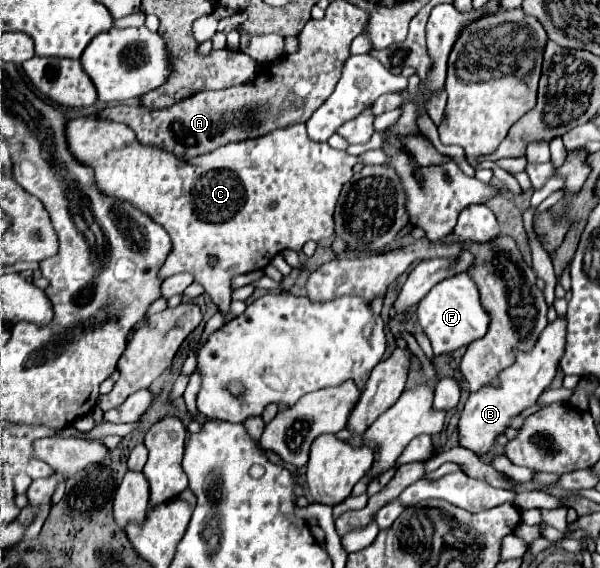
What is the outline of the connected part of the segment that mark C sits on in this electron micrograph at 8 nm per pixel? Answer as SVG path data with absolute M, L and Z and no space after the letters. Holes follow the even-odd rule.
M83 116L83 118L75 118L75 120L69 120L67 124L67 142L69 142L69 150L75 154L75 158L79 158L79 162L91 166L95 170L95 180L97 180L97 186L105 192L105 194L111 194L119 200L127 200L131 202L135 208L139 208L141 212L145 212L147 216L151 216L157 224L161 224L167 234L171 236L171 242L173 242L173 250L161 270L161 278L169 278L173 274L179 274L179 272L191 272L195 274L195 282L199 282L205 292L211 296L211 300L219 306L219 312L223 314L225 318L225 324L231 322L235 318L235 314L231 312L231 278L233 276L239 276L239 274L247 274L247 272L253 272L253 270L263 270L281 250L289 248L289 250L295 250L295 252L301 252L301 248L305 246L305 242L309 240L315 240L319 242L321 238L329 238L333 236L335 232L335 222L333 222L333 212L335 212L335 206L337 206L337 200L339 200L339 194L341 194L341 188L347 180L351 180L353 176L353 166L359 162L355 156L349 156L347 152L343 150L335 150L331 148L327 142L313 142L309 136L307 136L307 130L305 130L305 124L295 124L295 126L289 126L289 128L283 128L283 130L275 130L267 136L261 136L261 138L255 138L255 140L243 140L243 142L233 142L233 144L225 144L225 146L219 146L217 150L213 152L207 152L207 154L201 154L201 156L195 156L195 158L175 158L173 152L167 152L167 150L161 150L157 146L145 146L141 142L137 142L137 136L135 132L125 126L125 124L119 124L119 122L111 122L107 118L93 118L93 116ZM209 258L215 258L215 266L209 264Z

